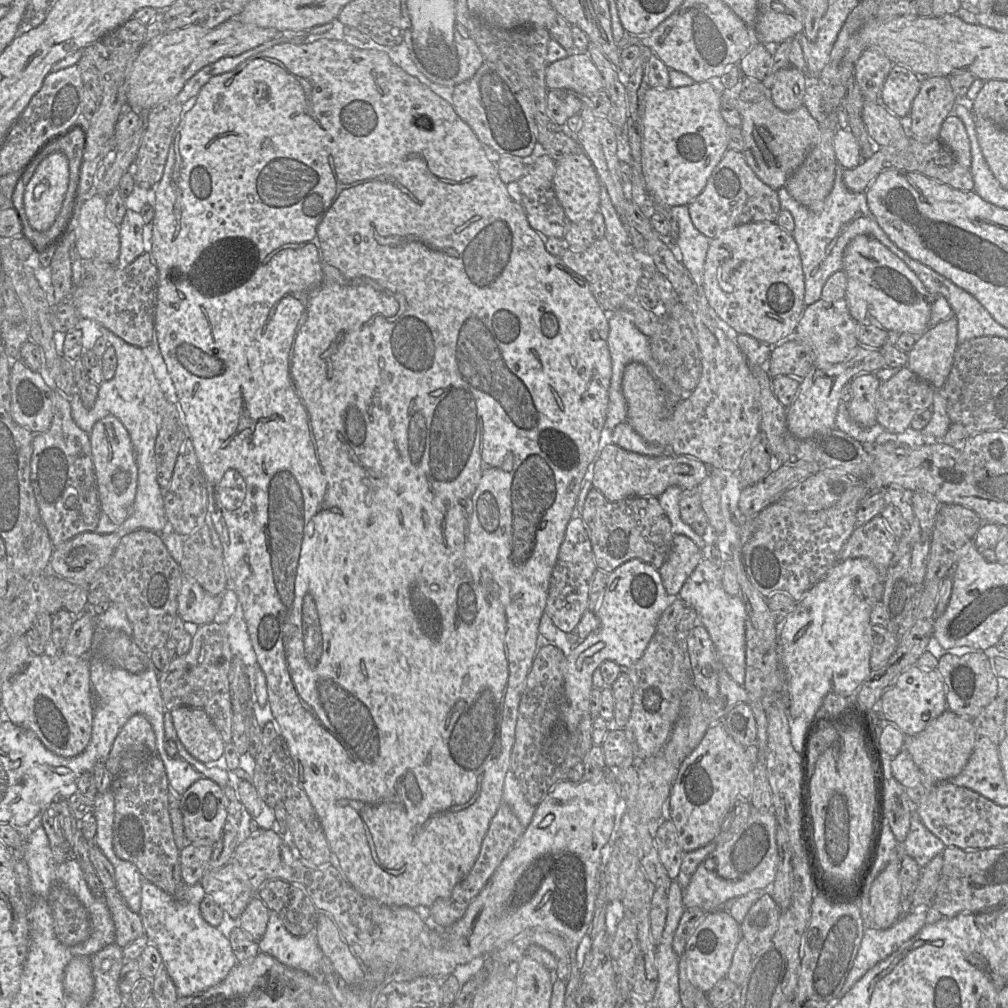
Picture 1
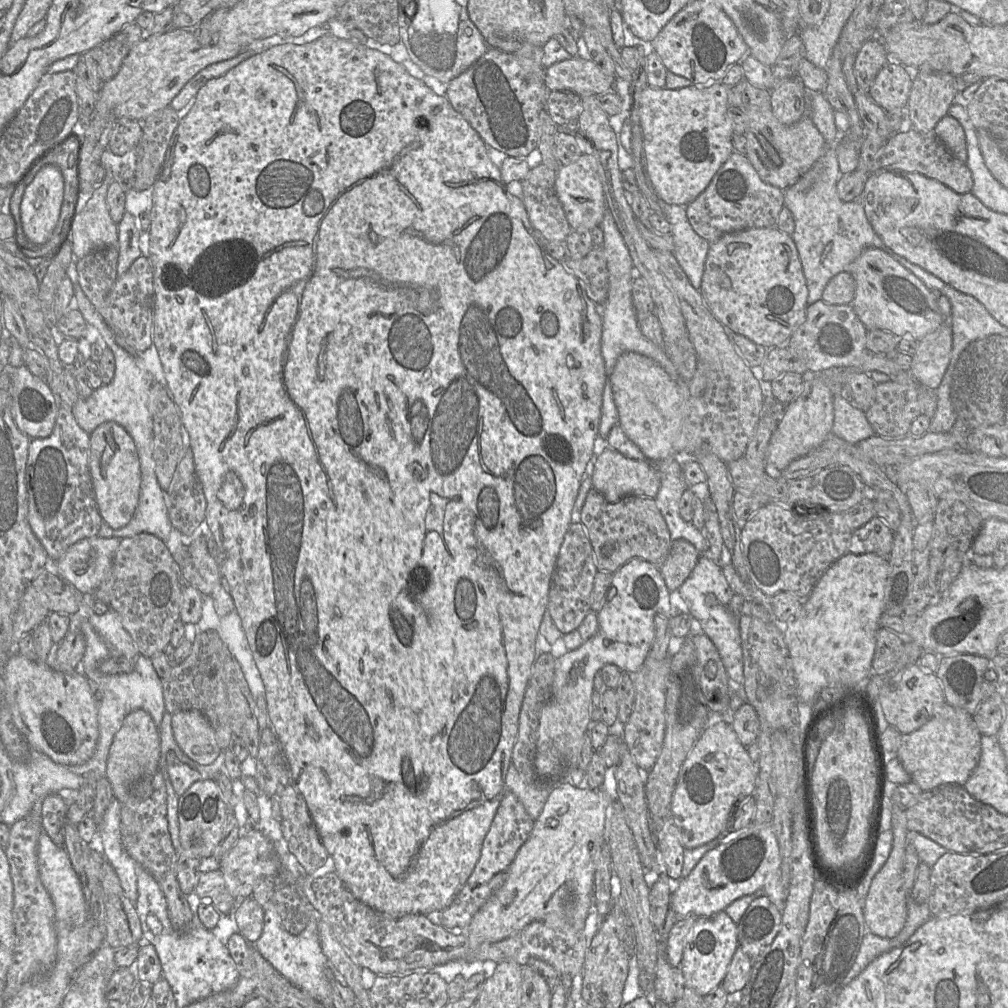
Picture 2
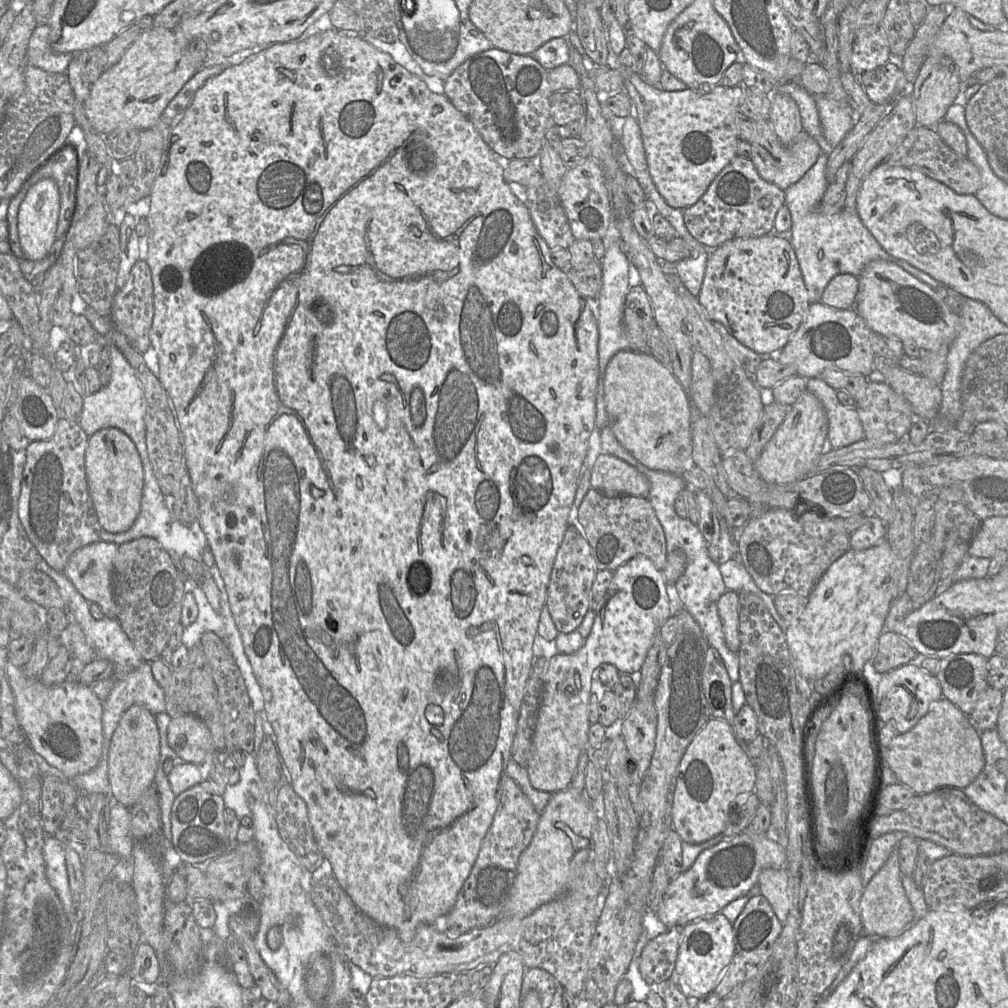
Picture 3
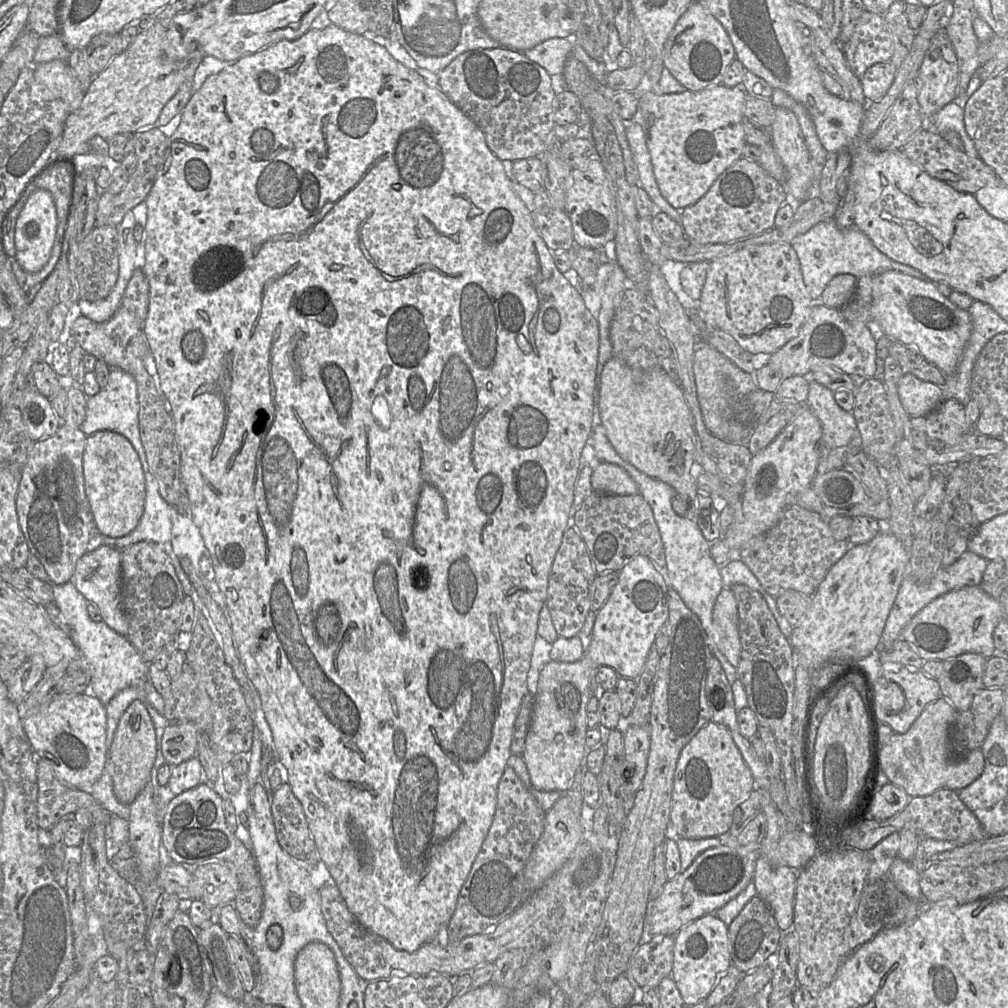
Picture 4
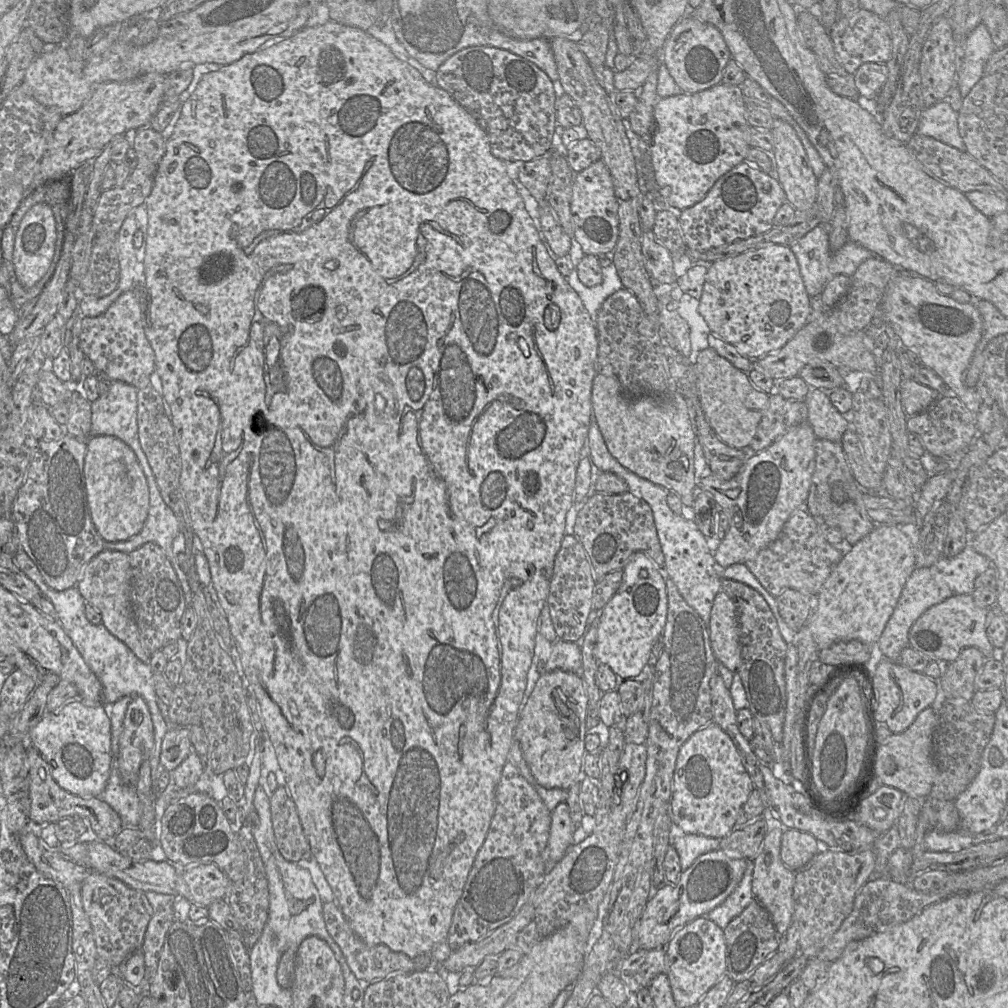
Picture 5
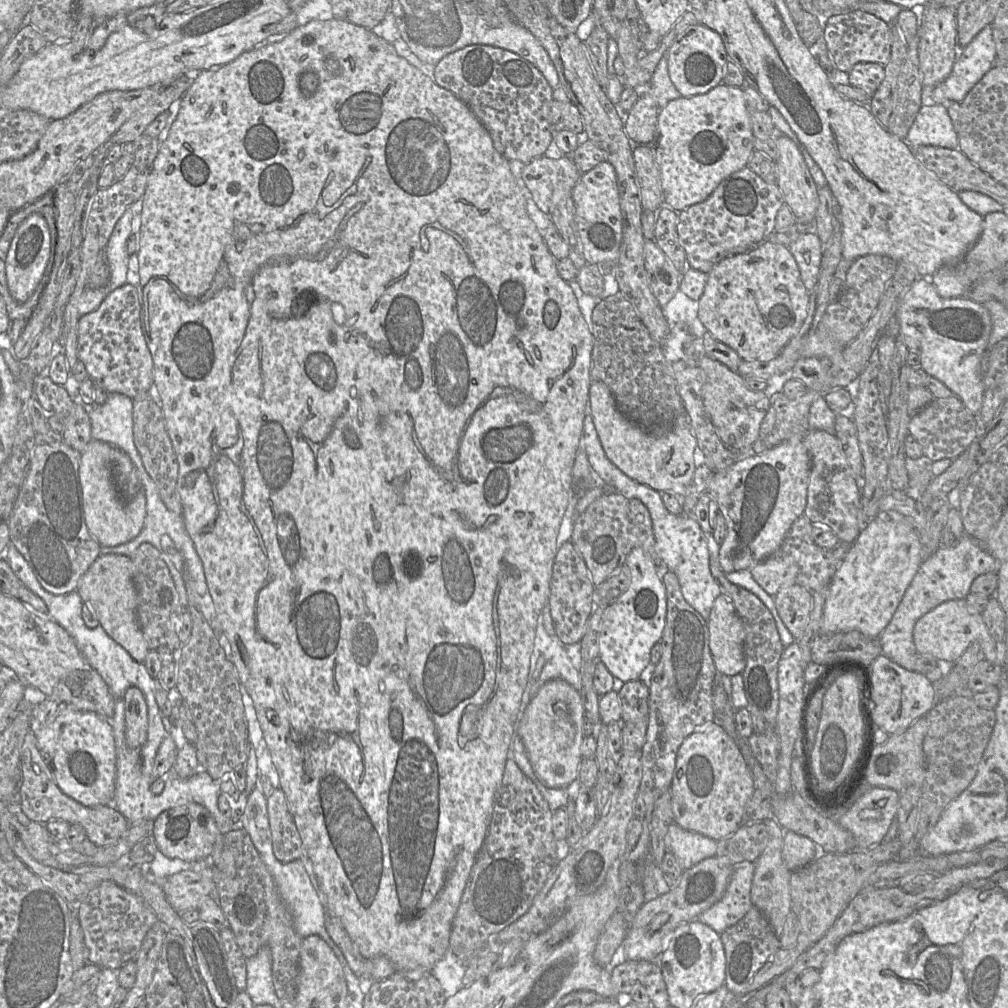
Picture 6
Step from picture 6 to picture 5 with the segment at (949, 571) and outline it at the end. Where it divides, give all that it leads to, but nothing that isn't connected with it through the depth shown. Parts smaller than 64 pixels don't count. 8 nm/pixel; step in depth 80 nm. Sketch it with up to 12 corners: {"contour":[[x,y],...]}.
{"contour":[[967,544],[915,568],[876,643],[898,662],[915,621],[992,565]]}

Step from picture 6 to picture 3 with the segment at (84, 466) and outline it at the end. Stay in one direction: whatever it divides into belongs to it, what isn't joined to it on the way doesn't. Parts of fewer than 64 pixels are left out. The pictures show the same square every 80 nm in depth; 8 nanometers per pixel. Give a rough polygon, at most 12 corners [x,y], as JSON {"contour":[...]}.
{"contour":[[117,428],[88,439],[85,472],[101,528],[140,513],[142,462]]}

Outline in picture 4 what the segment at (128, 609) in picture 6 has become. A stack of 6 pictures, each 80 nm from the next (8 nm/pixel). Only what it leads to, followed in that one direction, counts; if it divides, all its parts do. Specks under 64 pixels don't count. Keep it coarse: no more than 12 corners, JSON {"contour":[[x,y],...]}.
{"contour":[[102,545],[71,581],[102,621],[127,638],[121,550]]}

